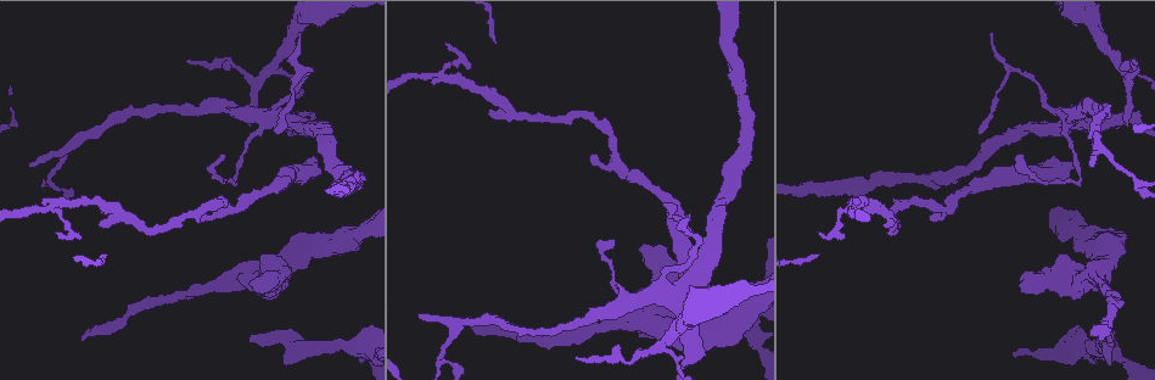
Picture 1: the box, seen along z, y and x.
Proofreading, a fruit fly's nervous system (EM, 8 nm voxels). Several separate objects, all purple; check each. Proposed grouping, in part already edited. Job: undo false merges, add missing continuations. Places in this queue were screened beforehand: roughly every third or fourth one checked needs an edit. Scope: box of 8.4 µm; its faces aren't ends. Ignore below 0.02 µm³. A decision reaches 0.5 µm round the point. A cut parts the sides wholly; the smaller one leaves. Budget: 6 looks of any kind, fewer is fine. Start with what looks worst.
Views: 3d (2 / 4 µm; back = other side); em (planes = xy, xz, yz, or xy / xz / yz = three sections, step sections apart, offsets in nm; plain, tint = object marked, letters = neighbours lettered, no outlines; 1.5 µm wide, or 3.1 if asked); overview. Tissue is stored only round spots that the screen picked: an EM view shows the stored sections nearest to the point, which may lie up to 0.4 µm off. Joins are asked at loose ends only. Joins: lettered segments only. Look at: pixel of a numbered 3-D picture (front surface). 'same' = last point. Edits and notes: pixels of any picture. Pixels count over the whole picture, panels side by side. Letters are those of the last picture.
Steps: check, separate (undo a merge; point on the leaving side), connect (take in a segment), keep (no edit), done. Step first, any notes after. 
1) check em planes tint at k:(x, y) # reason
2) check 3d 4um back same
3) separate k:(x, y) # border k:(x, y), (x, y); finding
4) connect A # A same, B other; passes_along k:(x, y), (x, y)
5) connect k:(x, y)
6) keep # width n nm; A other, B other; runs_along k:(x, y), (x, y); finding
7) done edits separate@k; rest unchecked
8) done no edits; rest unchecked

check 3d 2um at 1:(1108, 338) # free end

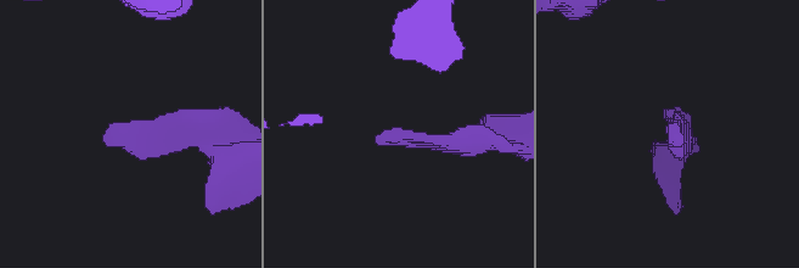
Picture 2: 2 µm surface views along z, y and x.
check em planes plain at 2:(380, 134) # now the EM

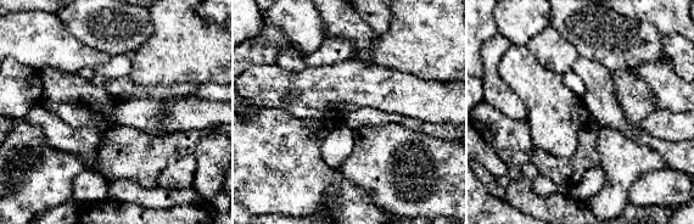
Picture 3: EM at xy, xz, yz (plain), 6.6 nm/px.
check em planes letters same # see the neighbours

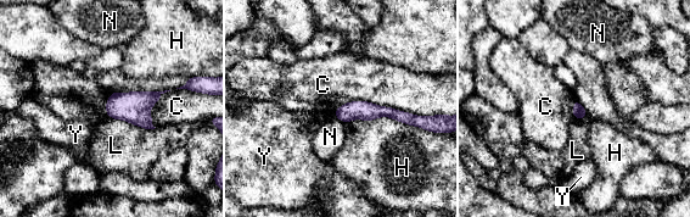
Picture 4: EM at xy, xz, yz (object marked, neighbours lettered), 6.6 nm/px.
keep # C other, H other, L other, N other, Y other; none of them fits

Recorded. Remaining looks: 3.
check 3d 2um at 1:(1021, 154) # an open end

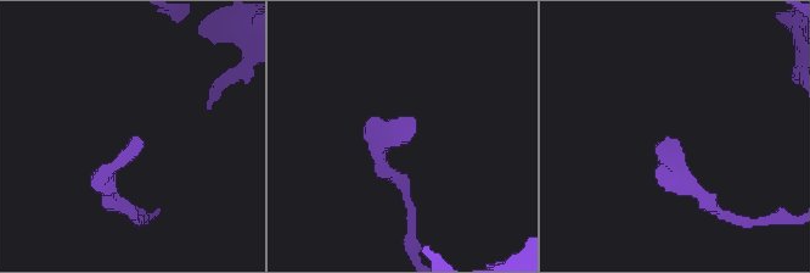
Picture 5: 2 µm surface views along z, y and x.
check em planes letters at 5:(667, 139)

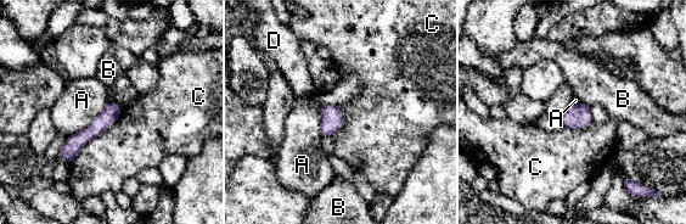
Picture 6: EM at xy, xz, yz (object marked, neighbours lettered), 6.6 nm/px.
keep # A other, B other, C other, D other; runs_along 6:(114, 106), (67, 154), (66, 158); none of them fits

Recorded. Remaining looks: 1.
done no edits; rest unchecked

